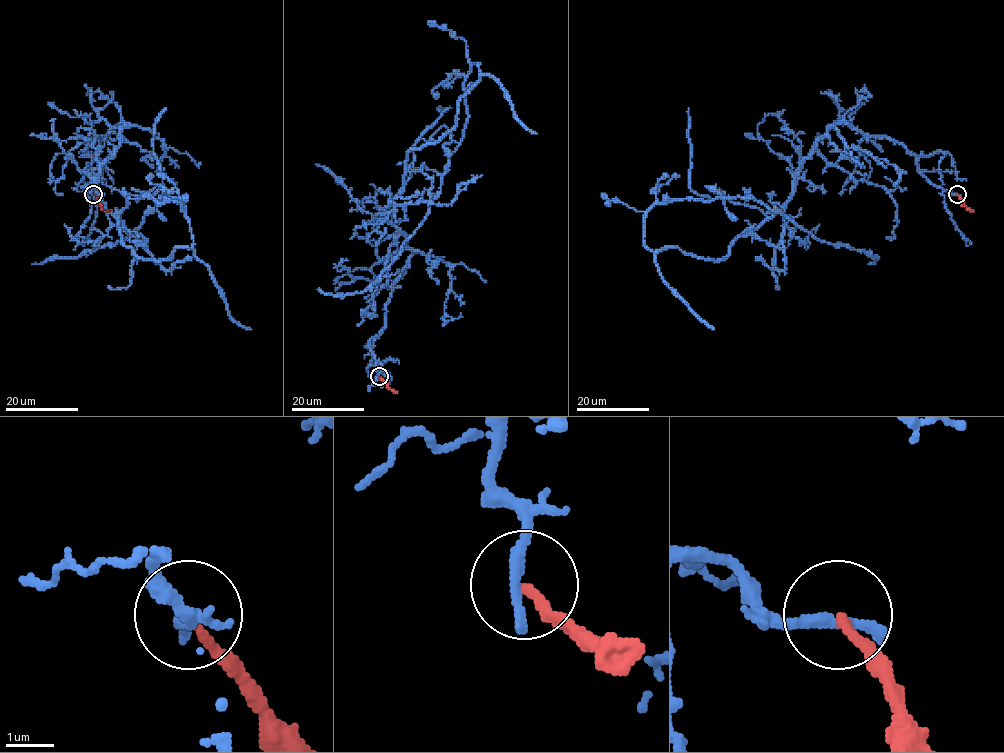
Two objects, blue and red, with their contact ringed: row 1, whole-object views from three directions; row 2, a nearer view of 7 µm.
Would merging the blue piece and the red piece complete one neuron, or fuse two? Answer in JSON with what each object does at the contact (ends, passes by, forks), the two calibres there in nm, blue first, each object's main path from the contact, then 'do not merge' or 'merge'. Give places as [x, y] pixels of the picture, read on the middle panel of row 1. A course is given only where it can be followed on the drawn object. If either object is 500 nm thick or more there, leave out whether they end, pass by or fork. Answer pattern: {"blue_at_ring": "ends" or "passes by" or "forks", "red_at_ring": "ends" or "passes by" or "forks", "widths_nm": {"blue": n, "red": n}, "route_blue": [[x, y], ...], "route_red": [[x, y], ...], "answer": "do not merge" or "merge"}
{"blue_at_ring": "ends", "red_at_ring": "ends", "widths_nm": {"blue": 320, "red": 200}, "route_blue": [[378, 376], [369, 341], [412, 251], [383, 210], [478, 63], [401, 253], [360, 292], [318, 289]], "route_red": [[378, 376], [397, 391]], "answer": "do not merge"}

